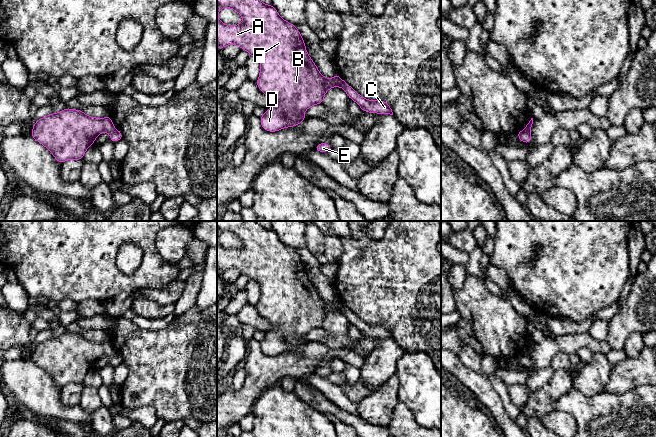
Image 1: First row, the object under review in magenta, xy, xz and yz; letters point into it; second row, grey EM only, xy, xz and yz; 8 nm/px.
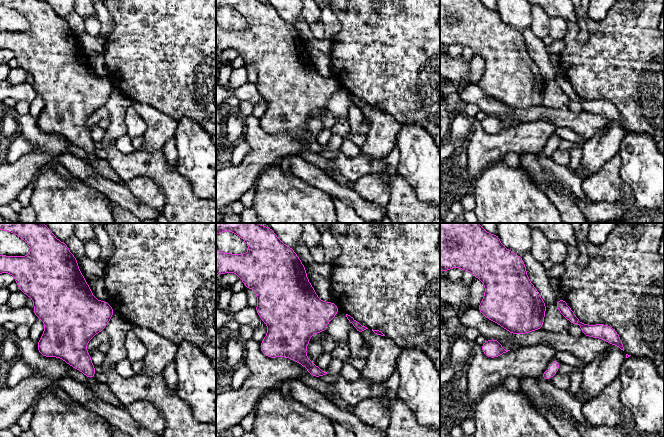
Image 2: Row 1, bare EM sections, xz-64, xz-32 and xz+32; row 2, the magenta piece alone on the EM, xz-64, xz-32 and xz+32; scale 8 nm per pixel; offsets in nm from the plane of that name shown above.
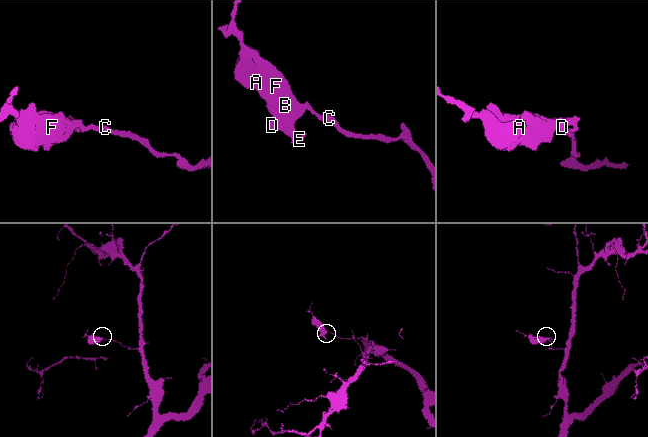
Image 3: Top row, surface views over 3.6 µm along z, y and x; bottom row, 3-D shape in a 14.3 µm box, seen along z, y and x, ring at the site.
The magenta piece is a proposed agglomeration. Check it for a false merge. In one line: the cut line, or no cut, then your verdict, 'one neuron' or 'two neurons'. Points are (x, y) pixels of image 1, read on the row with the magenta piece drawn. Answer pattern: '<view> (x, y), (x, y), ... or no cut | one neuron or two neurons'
xz (334, 77), (338, 85) | two neurons

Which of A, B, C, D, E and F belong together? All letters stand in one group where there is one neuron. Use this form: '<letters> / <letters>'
A B D E F / C

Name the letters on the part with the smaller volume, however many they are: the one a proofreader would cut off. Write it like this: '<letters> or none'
A, B, D, E, F

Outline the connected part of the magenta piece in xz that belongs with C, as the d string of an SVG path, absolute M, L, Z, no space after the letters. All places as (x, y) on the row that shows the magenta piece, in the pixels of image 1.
M335 73L334 78L336 79L338 86L342 88L350 100L355 101L363 112L377 113L382 115L393 115L390 105L386 101L382 100L368 100L357 93L349 84L347 84L341 77Z

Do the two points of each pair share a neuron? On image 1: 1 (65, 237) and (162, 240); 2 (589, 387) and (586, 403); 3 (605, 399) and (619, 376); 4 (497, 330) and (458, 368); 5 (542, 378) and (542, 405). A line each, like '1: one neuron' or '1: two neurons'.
1: two neurons
2: two neurons
3: two neurons
4: two neurons
5: two neurons

